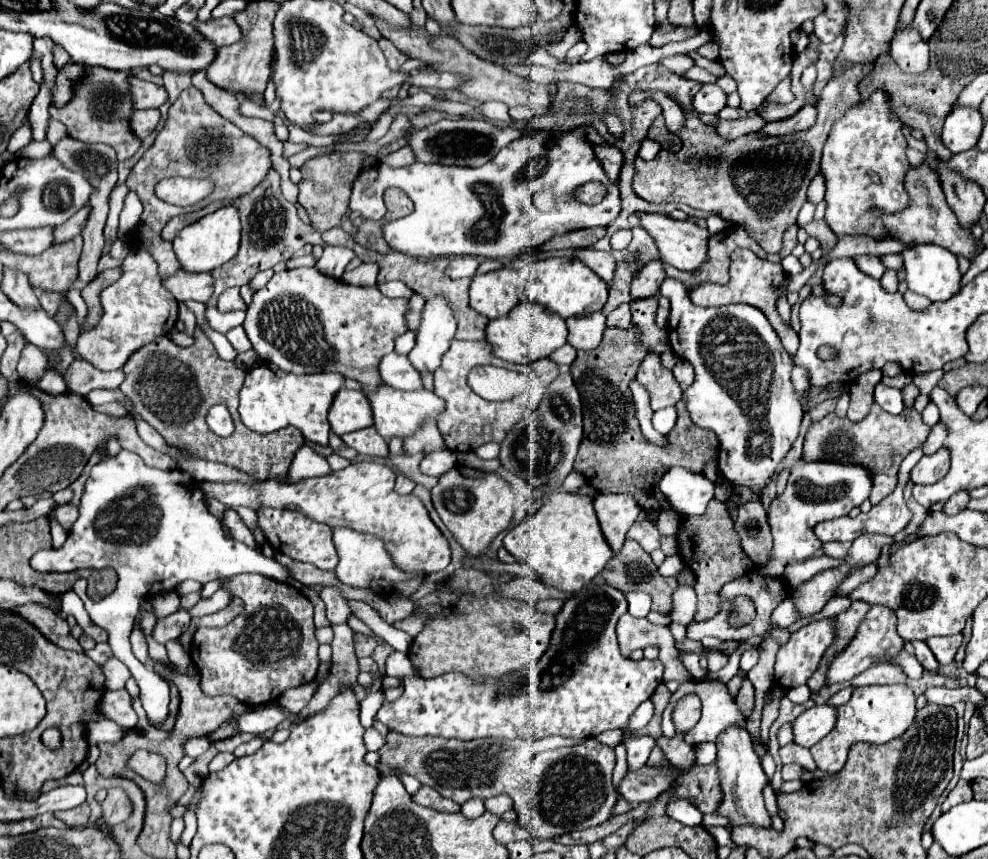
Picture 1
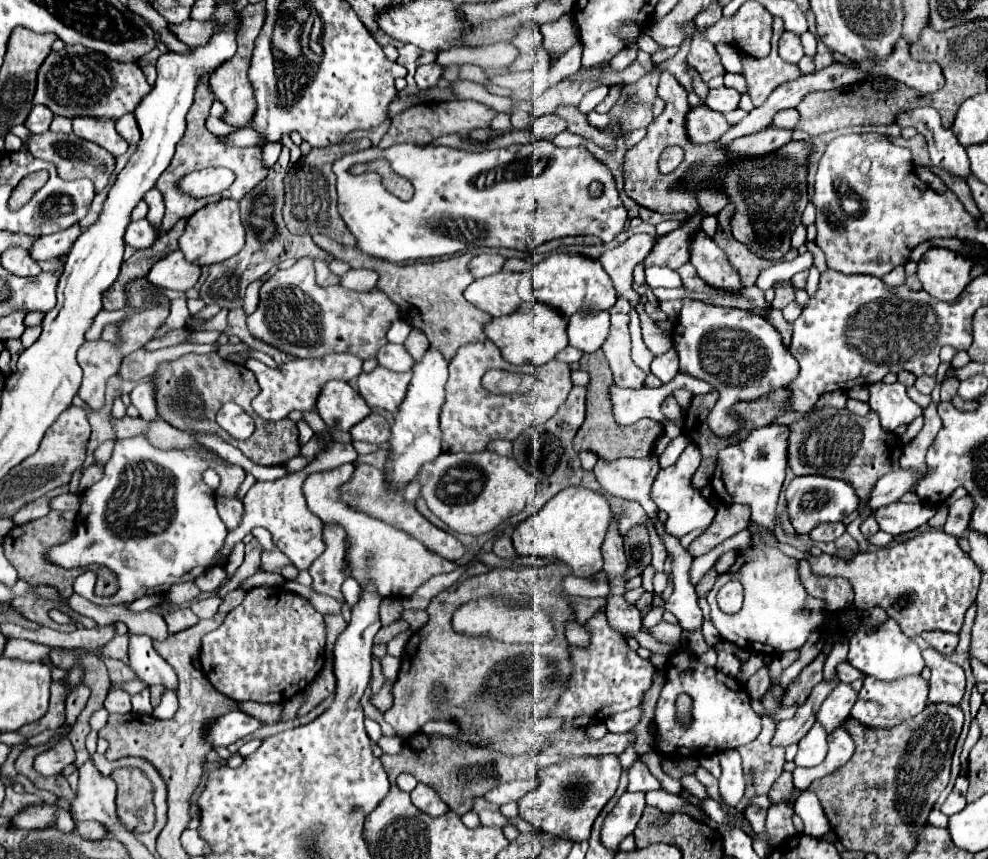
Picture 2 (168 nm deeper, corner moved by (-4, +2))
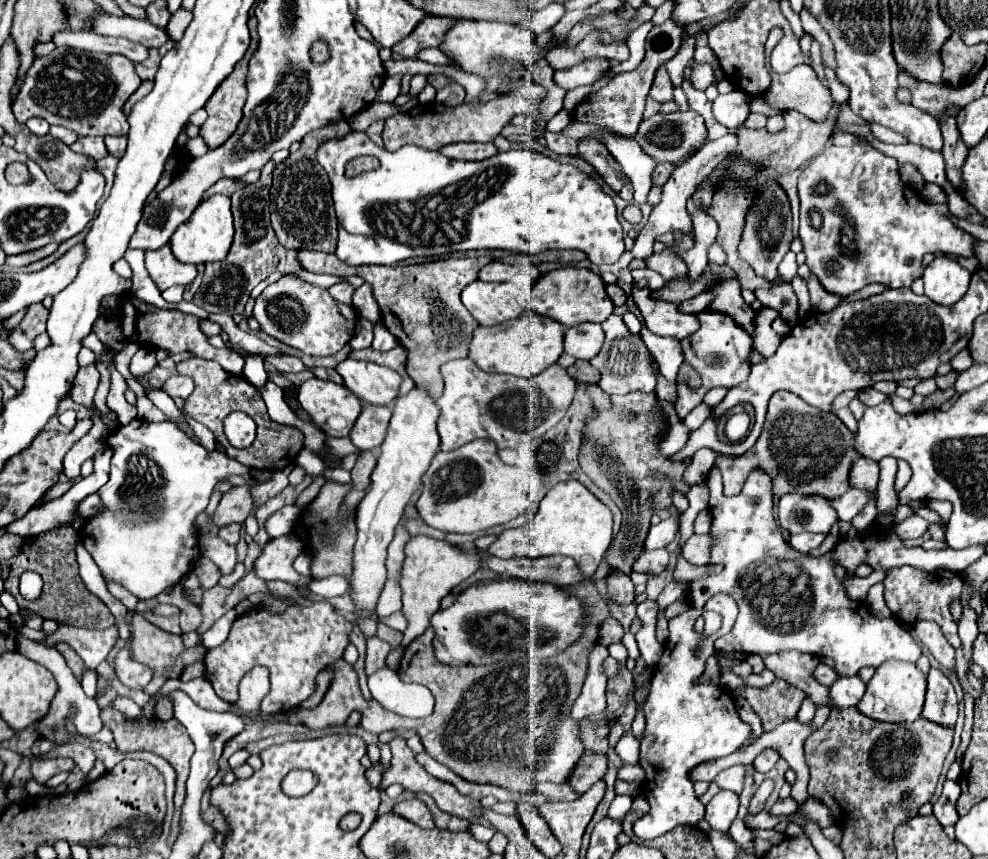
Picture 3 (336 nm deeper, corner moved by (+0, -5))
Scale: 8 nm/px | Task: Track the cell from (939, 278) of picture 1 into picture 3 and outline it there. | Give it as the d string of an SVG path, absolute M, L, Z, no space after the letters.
M938 257L924 269L924 295L940 305L958 303L968 291L970 271L960 267L954 259Z

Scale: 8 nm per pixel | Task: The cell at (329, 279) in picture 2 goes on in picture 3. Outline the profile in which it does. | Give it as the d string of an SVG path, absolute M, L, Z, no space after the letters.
M342 281L342 283L336 283L336 285L328 287L328 293L330 293L336 301L350 305L350 303L352 303L352 293L354 293L354 289L352 289L348 283Z

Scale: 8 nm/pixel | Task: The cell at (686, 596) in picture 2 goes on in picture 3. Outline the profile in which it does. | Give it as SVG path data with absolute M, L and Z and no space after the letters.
M728 593L714 595L708 601L708 609L722 615L722 627L708 637L694 629L698 609L688 609L668 621L670 637L654 669L652 689L644 705L646 731L640 743L640 765L646 769L644 791L650 811L634 825L634 833L640 839L656 839L676 825L696 827L704 819L704 805L694 795L688 773L704 761L734 753L752 737L752 727L740 719L736 701L728 689L696 683L704 671L706 659L714 653L714 641L730 633L738 617L738 603Z

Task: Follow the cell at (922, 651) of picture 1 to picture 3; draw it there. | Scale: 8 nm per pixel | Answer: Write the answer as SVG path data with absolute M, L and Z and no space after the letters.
M940 669L928 673L928 693L922 717L940 725L954 725L958 717L958 701L950 679Z

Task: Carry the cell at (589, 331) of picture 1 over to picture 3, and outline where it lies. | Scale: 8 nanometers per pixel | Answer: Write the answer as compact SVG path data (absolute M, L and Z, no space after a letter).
M580 323L570 327L564 335L564 351L576 359L590 361L600 353L604 343L604 331L600 323Z

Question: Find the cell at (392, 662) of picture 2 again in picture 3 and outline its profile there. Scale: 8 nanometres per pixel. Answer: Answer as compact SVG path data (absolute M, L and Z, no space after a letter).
M382 667L372 673L368 677L368 689L372 699L376 699L382 707L404 717L426 717L434 709L434 697L424 685L400 681L398 673L390 667Z

